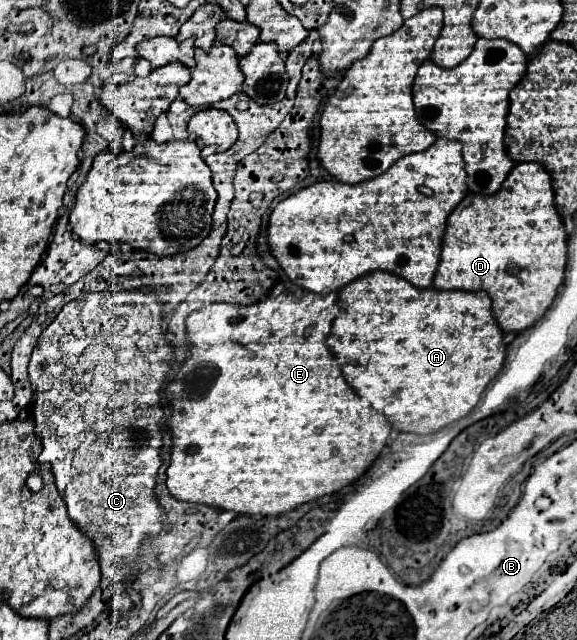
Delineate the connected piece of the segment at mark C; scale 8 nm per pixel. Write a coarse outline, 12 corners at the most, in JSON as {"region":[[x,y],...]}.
{"region":[[150,286],[42,332],[32,414],[68,516],[116,560],[166,522]]}

